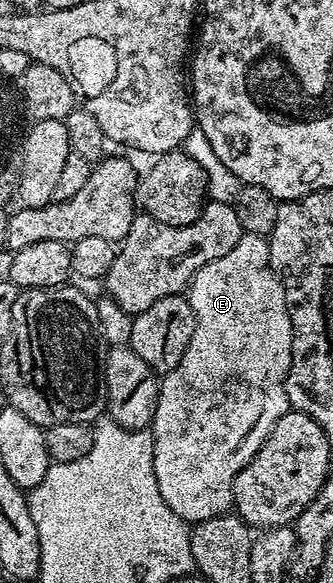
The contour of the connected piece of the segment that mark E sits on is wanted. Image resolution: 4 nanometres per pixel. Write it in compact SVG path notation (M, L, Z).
M245 233L238 239L238 243L234 243L234 247L230 247L230 251L226 251L226 255L203 265L192 277L192 284L186 290L186 300L192 309L192 317L194 322L196 321L196 326L193 327L192 334L188 337L188 346L185 347L180 362L168 374L163 374L156 414L150 426L150 436L154 479L166 507L170 507L170 511L174 511L174 515L178 515L182 520L195 523L211 517L220 517L233 508L232 484L234 479L248 466L252 456L262 447L274 423L278 423L278 419L282 419L282 415L289 412L290 406L288 398L284 396L282 384L282 366L292 356L292 324L286 307L284 288L276 277L276 272L272 270L272 264L268 258L267 240L258 233Z

